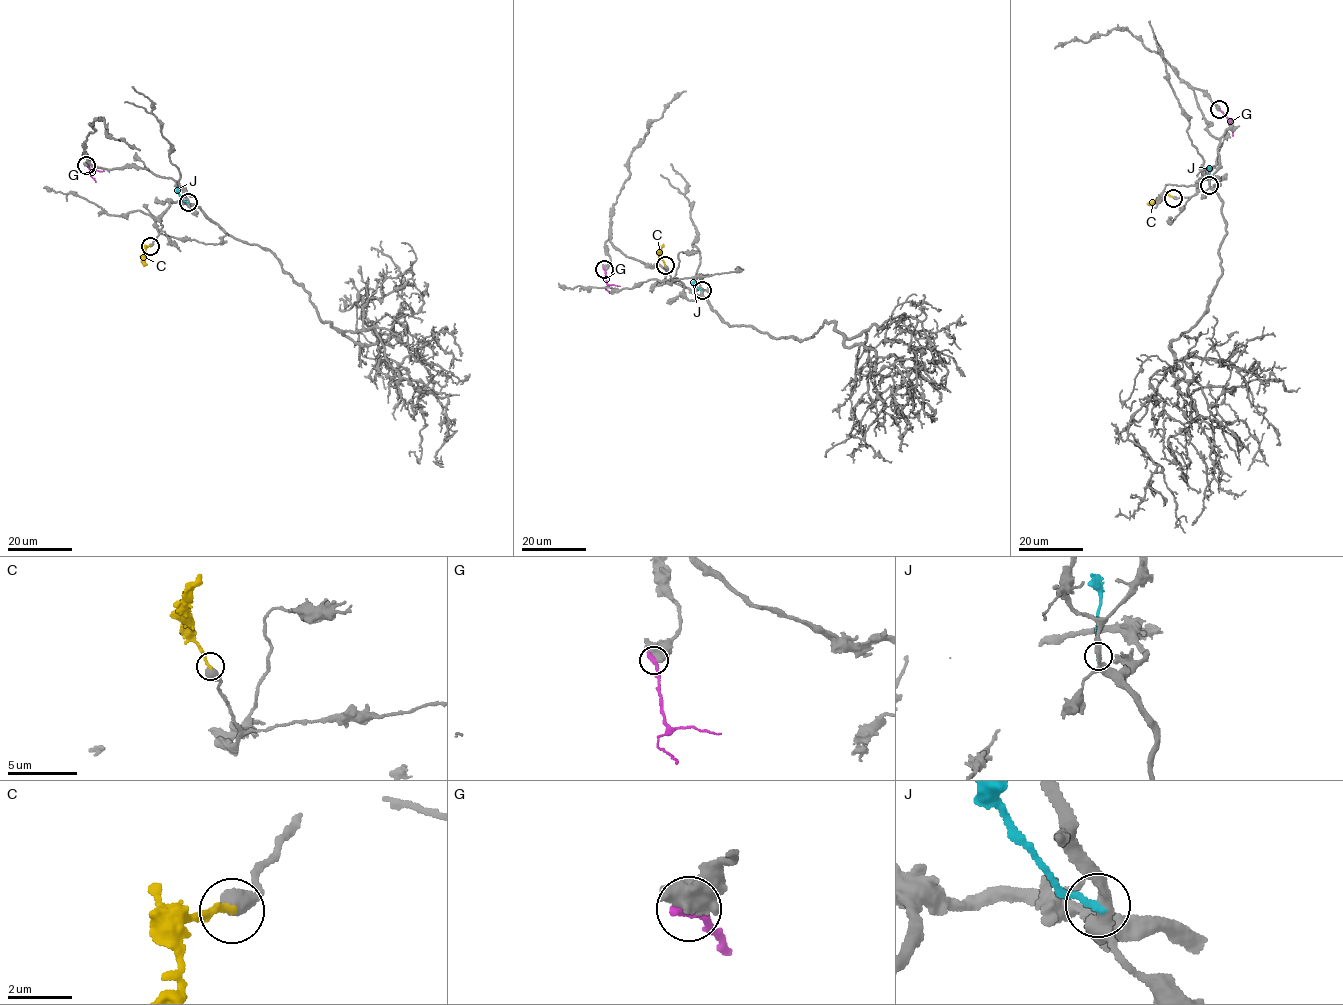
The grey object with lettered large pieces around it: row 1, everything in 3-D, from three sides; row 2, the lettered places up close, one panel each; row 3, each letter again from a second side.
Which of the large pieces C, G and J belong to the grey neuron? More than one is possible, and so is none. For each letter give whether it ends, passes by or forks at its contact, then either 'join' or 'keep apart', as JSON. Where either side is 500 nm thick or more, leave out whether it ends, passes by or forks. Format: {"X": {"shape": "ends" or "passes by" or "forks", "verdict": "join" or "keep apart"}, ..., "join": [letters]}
{"C": {"verdict": "join"}, "G": {"verdict": "keep apart"}, "J": {"shape": "ends", "verdict": "keep apart"}, "join": ["C"]}

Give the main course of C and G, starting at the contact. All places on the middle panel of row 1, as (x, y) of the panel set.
C: (665, 265), (661, 255), (663, 244)
G: (604, 269), (605, 288), (610, 293)

